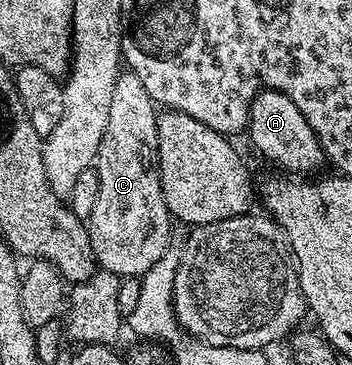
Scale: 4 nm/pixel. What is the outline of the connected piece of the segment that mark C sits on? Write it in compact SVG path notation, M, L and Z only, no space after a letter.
M132 72L118 73L115 90L111 92L111 112L107 115L107 128L103 128L103 140L99 140L99 152L95 169L98 176L98 196L95 208L87 219L94 249L96 265L103 270L122 276L142 276L166 256L169 246L169 222L171 215L163 200L159 168L157 167L157 116L159 110L153 98L143 88L143 80Z

